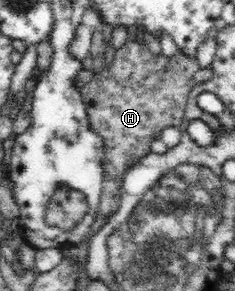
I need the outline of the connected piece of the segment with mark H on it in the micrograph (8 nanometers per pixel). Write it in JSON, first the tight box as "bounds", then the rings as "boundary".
{"bounds":[84,46,202,218],"boundary":[[[147,46],[145,61],[147,61],[147,67],[139,69],[139,71],[105,71],[103,85],[101,85],[101,99],[103,99],[103,103],[95,103],[93,99],[89,99],[87,103],[84,103],[90,128],[104,140],[104,178],[97,218],[109,218],[119,209],[122,177],[132,165],[135,165],[142,157],[152,152],[150,143],[160,138],[160,133],[165,127],[181,125],[182,118],[185,117],[188,94],[196,86],[193,75],[202,68],[195,57],[190,59],[180,49],[179,53],[173,55],[173,57],[166,57],[161,53],[159,55],[151,54]]]}

